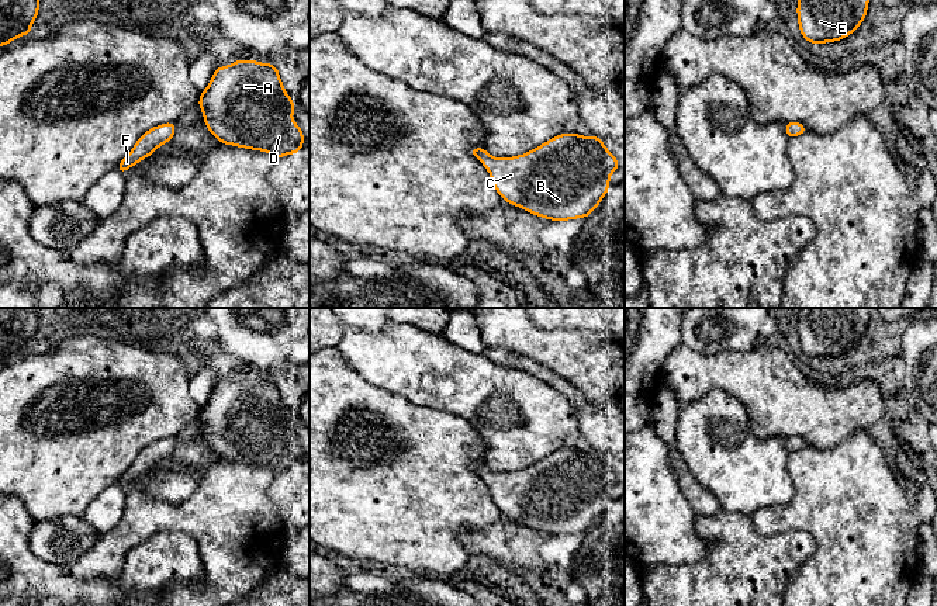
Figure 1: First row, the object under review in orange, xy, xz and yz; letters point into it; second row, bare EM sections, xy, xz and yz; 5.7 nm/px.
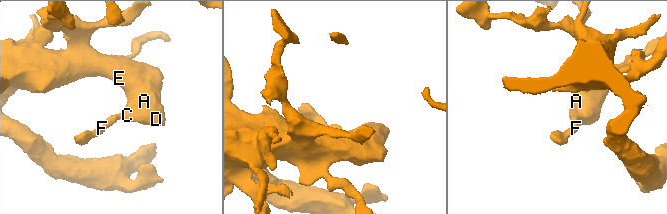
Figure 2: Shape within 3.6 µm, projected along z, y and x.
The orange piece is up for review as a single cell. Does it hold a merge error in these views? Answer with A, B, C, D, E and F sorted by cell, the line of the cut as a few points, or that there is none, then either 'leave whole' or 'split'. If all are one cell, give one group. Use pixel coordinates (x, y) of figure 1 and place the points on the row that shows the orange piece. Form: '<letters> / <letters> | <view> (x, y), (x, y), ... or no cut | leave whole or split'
A B C D E F | no cut | leave whole

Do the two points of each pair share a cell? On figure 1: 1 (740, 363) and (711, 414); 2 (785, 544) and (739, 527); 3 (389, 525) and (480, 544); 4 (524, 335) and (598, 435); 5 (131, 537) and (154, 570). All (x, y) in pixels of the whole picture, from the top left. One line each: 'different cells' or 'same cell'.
1: different cells
2: same cell
3: different cells
4: different cells
5: different cells

